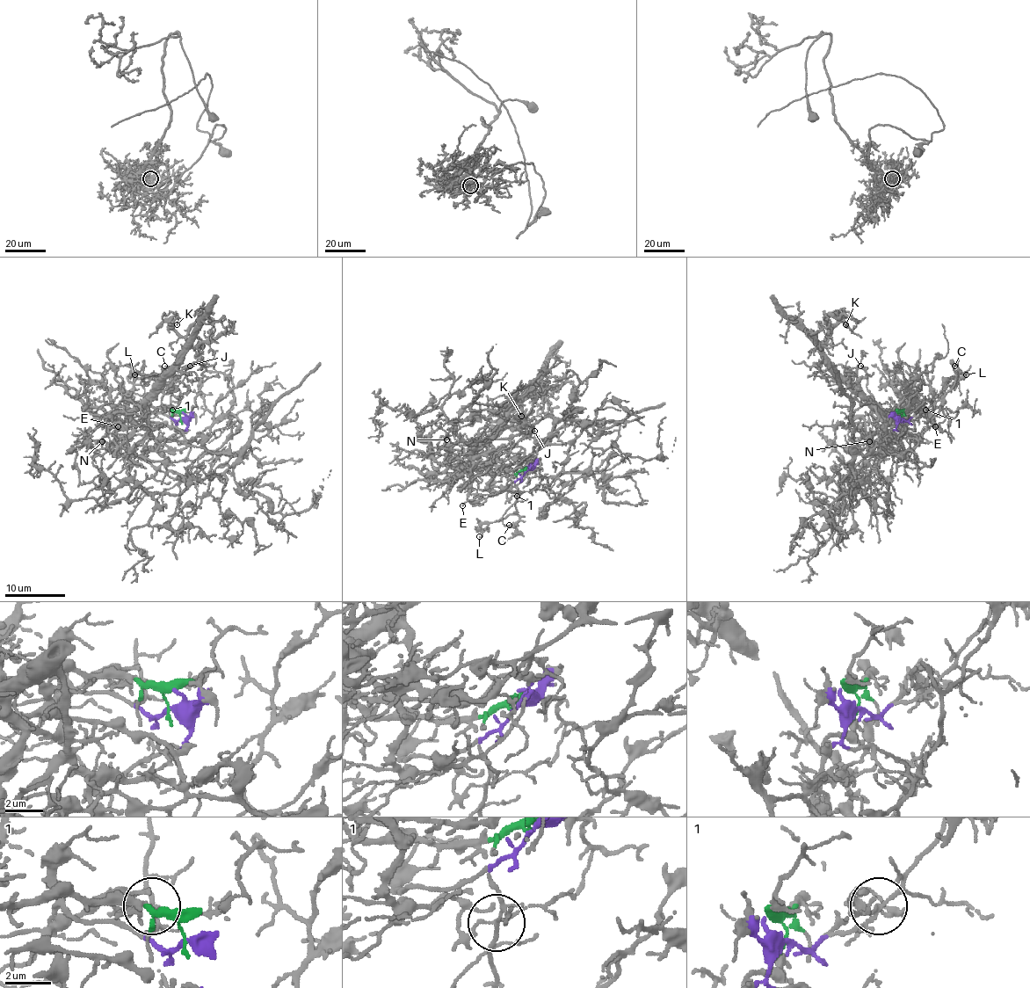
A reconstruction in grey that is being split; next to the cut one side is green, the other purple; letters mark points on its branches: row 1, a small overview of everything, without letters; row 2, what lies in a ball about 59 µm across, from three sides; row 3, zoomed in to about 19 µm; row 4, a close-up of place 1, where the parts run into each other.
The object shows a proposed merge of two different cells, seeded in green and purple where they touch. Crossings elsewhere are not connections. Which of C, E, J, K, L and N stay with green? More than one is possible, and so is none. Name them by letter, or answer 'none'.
J, K, N

